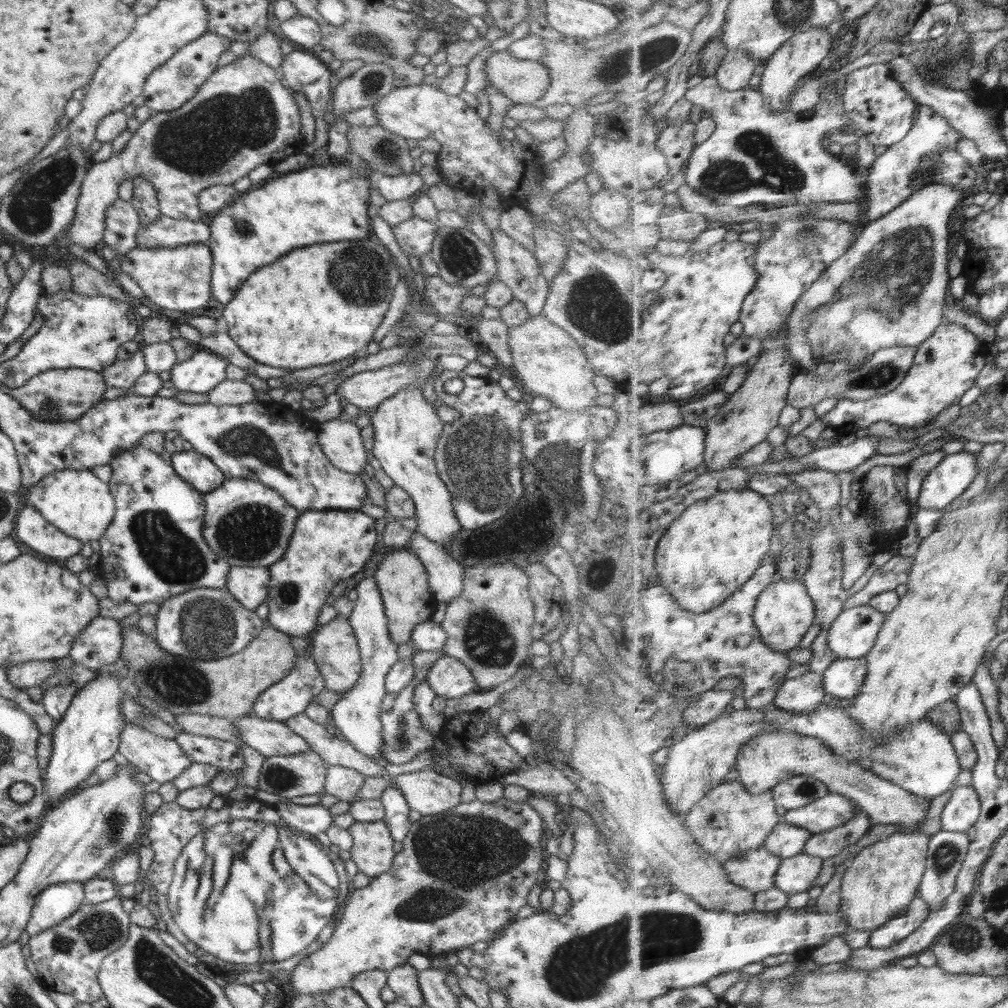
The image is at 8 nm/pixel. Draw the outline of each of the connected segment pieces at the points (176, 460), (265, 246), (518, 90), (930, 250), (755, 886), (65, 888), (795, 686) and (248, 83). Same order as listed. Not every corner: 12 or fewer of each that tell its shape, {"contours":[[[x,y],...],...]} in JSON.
{"contours":[[[194,449],[175,452],[170,464],[202,494],[218,488],[224,473]],[[346,162],[266,180],[208,225],[211,293],[292,248],[372,237]],[[492,53],[489,84],[515,104],[540,100],[551,83],[538,61]],[[930,184],[864,226],[786,322],[833,379],[944,324],[950,218]],[[764,846],[723,865],[758,894],[776,888],[783,856]],[[82,883],[48,886],[34,899],[26,932],[31,937],[78,910]],[[825,674],[787,680],[774,703],[792,712],[824,704]],[[240,56],[128,146],[91,162],[68,241],[98,250],[105,210],[143,176],[164,216],[302,153],[277,72]]]}

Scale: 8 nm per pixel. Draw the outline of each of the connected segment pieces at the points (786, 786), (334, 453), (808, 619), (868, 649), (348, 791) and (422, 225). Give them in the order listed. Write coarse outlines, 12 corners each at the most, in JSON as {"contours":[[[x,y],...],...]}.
{"contours":[[[808,774],[771,791],[787,810],[808,806],[832,792]],[[344,413],[318,424],[336,468],[359,475],[371,459],[361,428]],[[803,580],[768,587],[755,622],[764,643],[796,653],[816,625]],[[870,604],[846,610],[832,626],[830,649],[867,657],[888,618]],[[328,766],[323,794],[350,802],[364,775]],[[412,215],[393,227],[408,256],[429,254],[438,222]]]}

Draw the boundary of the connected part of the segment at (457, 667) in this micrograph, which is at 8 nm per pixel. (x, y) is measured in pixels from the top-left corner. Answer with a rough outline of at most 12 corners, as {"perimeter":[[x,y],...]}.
{"perimeter":[[450,656],[434,662],[426,682],[436,696],[478,691],[472,672]]}

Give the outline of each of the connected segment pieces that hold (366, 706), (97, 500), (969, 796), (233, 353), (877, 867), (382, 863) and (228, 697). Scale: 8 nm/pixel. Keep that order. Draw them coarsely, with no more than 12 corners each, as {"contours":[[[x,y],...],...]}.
{"contours":[[[375,578],[348,617],[361,674],[331,710],[338,733],[387,764],[380,705],[399,660]],[[90,470],[54,471],[26,504],[83,543],[115,513],[109,483]],[[957,787],[944,809],[943,828],[968,832],[980,820],[981,796]],[[227,331],[201,336],[199,342],[249,375],[268,380],[291,370],[256,362]],[[898,832],[864,848],[842,911],[873,933],[911,906],[932,837]],[[383,820],[355,822],[347,831],[359,871],[389,870],[395,840]],[[120,625],[138,695],[174,715],[254,716],[294,669],[290,637],[266,626],[241,652],[170,655]]]}

